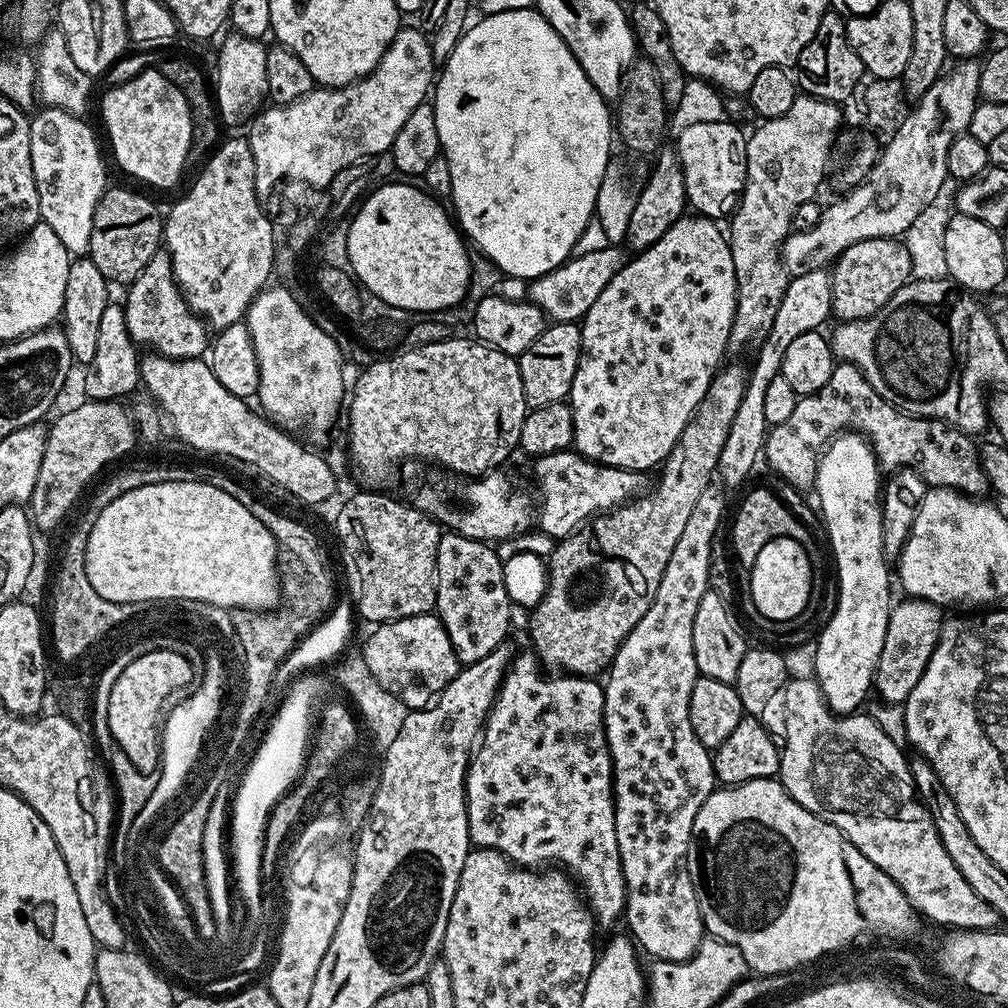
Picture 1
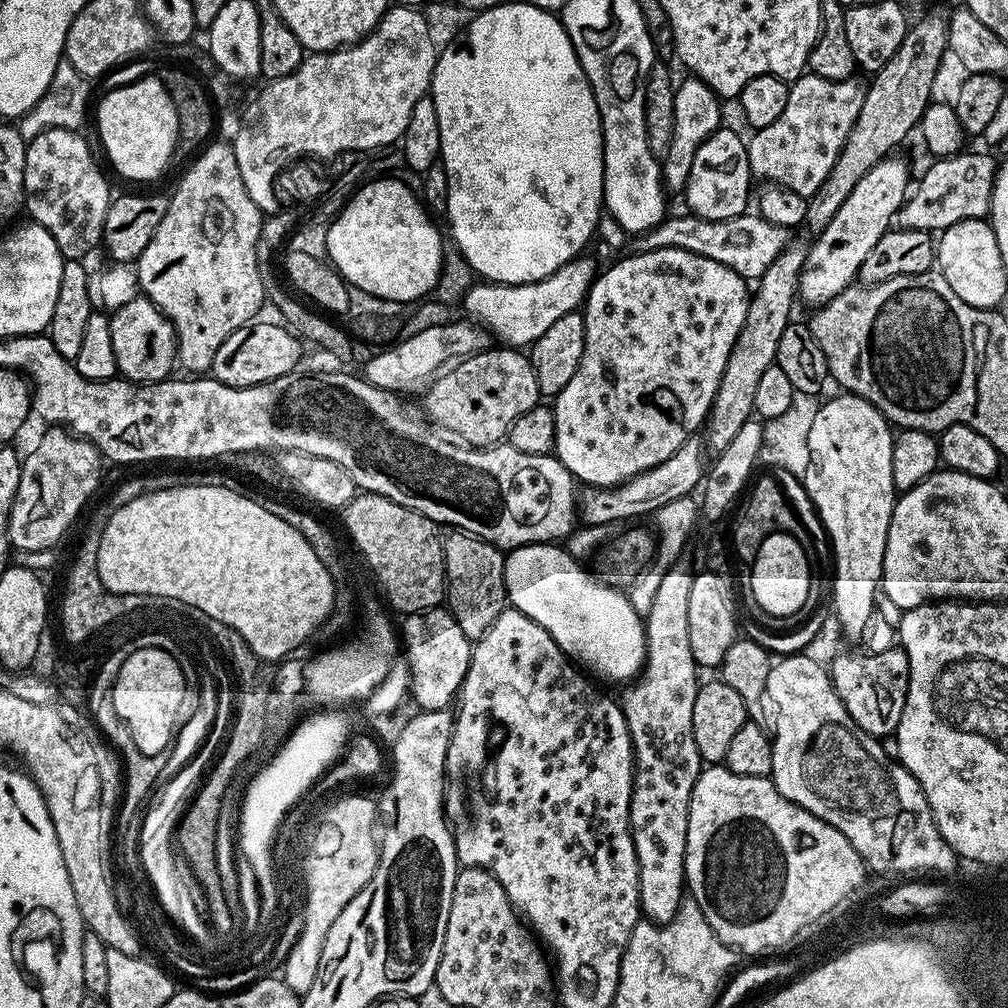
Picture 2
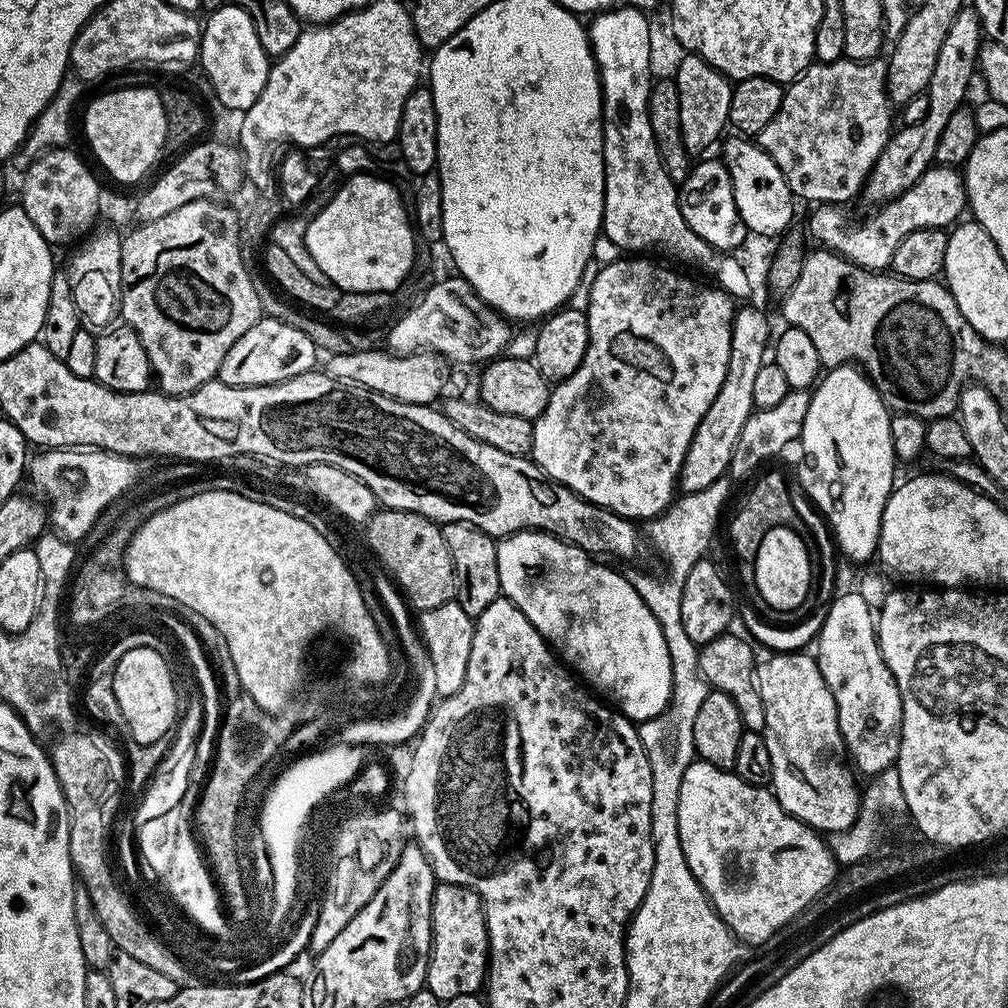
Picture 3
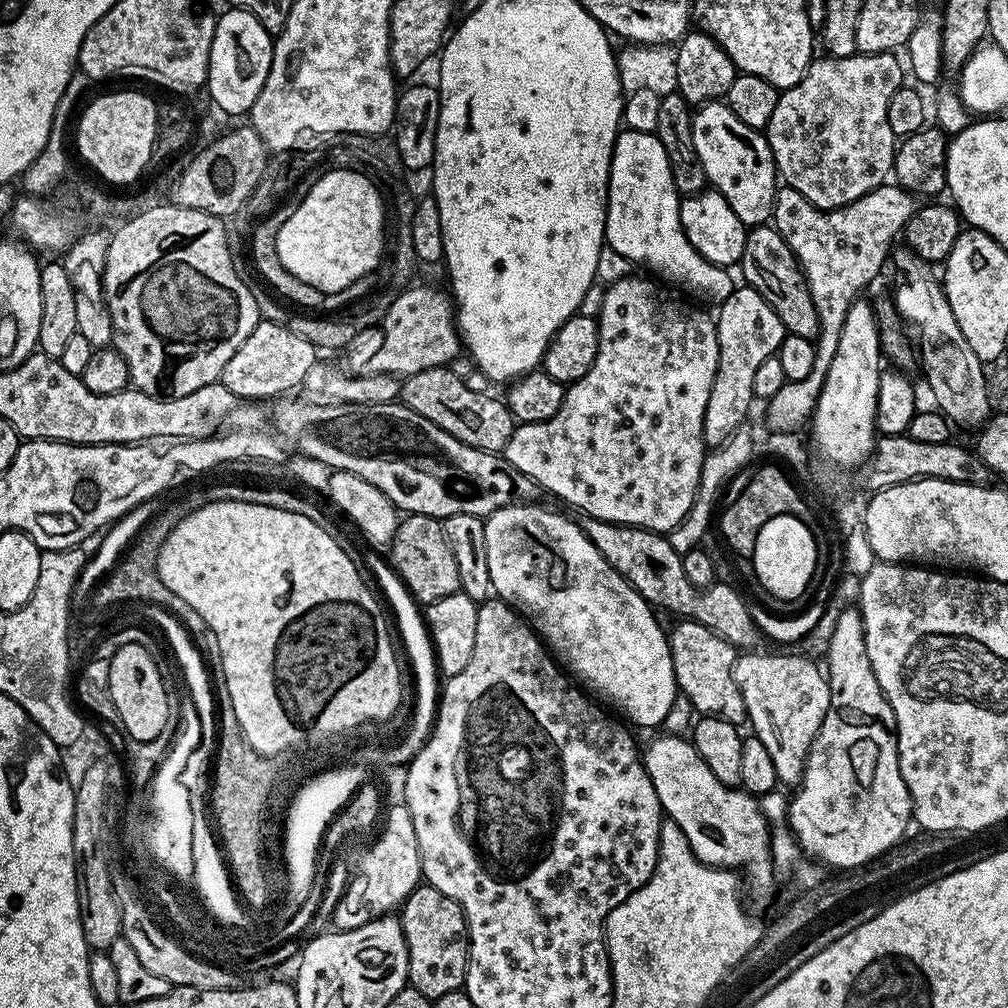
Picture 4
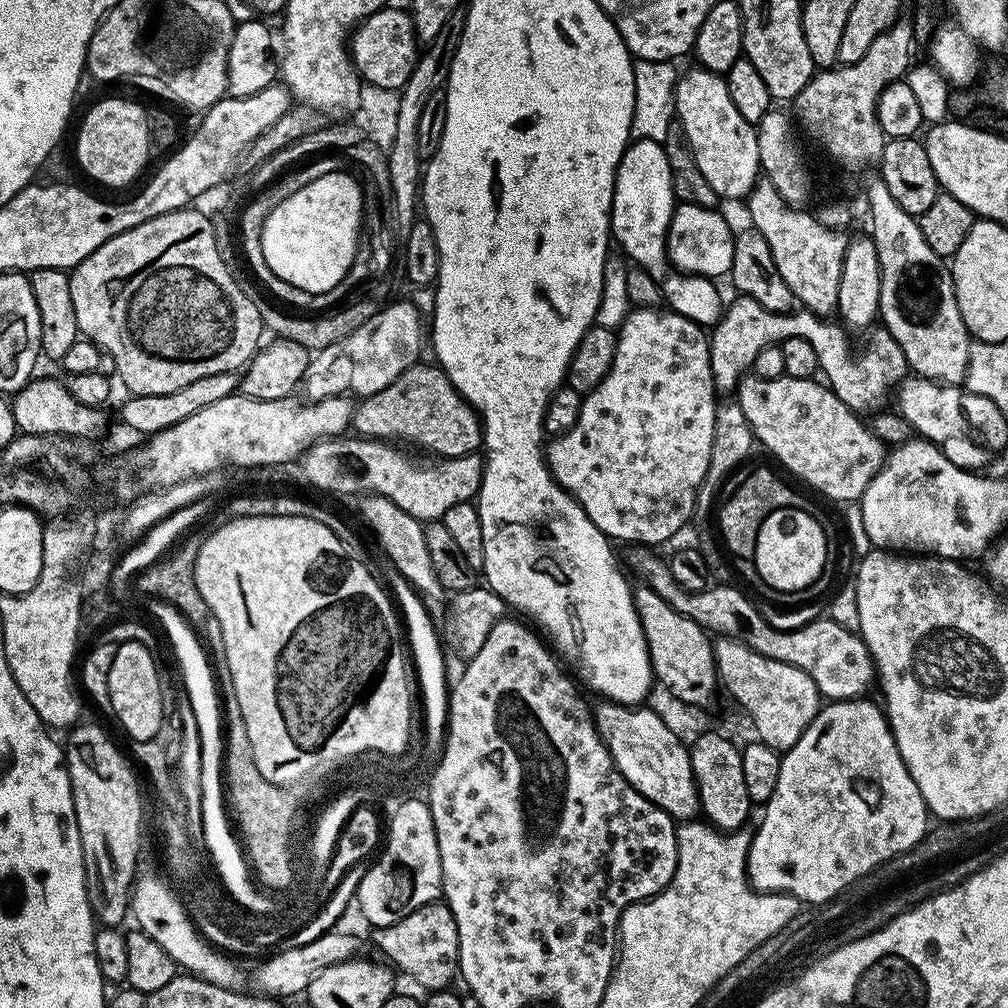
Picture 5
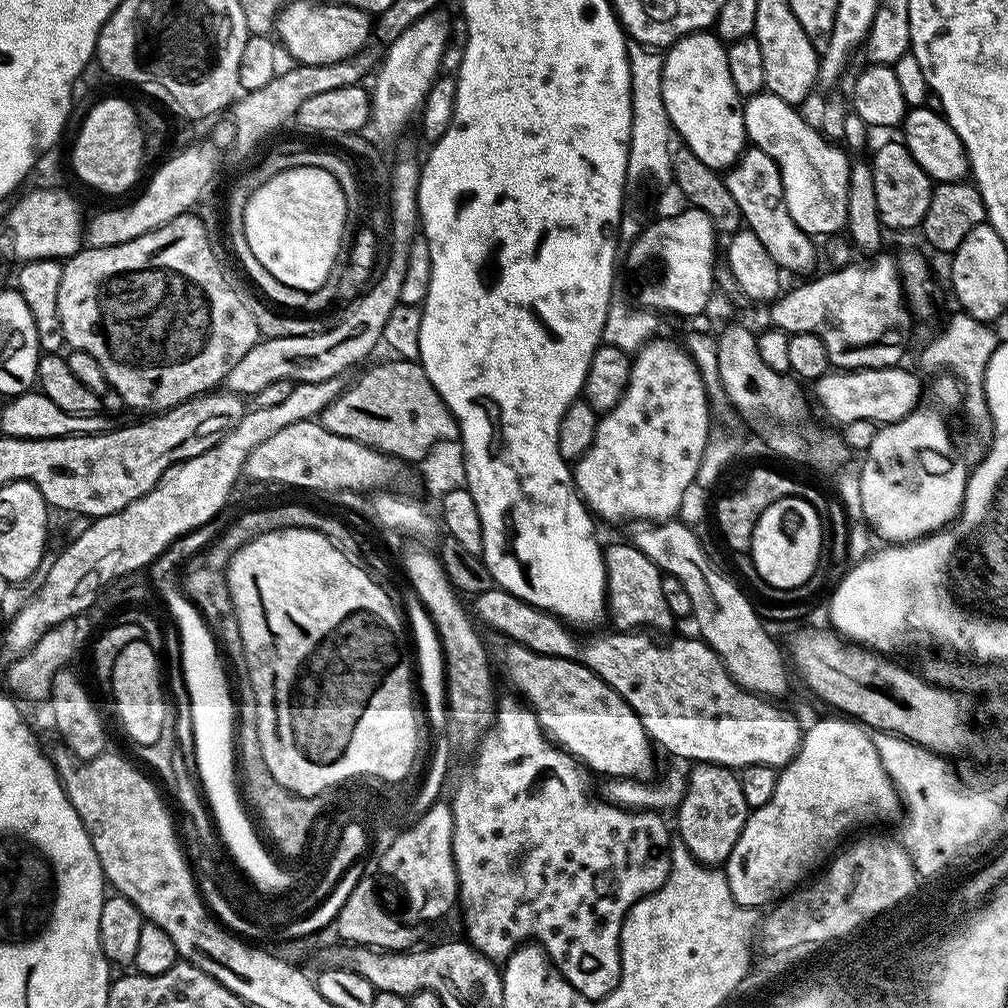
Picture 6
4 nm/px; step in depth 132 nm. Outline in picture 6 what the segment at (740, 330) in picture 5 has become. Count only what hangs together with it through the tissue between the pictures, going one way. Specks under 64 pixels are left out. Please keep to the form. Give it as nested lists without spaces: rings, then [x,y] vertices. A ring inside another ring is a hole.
[[[876,254],[871,257],[871,260],[873,259],[872,264],[859,264],[859,262],[853,262],[851,264],[846,265],[846,267],[844,267],[844,268],[837,268],[835,270],[828,270],[828,271],[826,271],[827,273],[825,274],[825,276],[813,275],[811,278],[808,278],[808,279],[813,278],[813,280],[808,280],[805,282],[805,284],[800,284],[797,286],[797,288],[790,289],[789,292],[787,289],[787,291],[785,291],[783,294],[779,295],[779,296],[777,296],[775,300],[771,301],[769,308],[772,308],[772,309],[770,309],[768,312],[769,318],[772,319],[772,320],[769,320],[771,327],[781,328],[784,332],[789,333],[789,334],[794,333],[794,332],[801,332],[802,334],[814,334],[818,338],[822,338],[822,342],[826,346],[826,354],[828,355],[829,365],[831,365],[831,367],[836,370],[843,370],[845,372],[850,372],[850,371],[860,371],[863,368],[895,368],[895,367],[897,367],[897,365],[899,365],[901,363],[901,361],[903,361],[900,359],[903,358],[904,351],[906,351],[908,348],[908,335],[910,335],[912,332],[912,323],[914,323],[914,317],[913,317],[912,313],[908,311],[908,306],[907,306],[907,303],[904,299],[903,291],[900,287],[900,265],[898,263],[897,257],[895,255],[893,255],[893,256],[880,256],[880,255],[881,254]]]

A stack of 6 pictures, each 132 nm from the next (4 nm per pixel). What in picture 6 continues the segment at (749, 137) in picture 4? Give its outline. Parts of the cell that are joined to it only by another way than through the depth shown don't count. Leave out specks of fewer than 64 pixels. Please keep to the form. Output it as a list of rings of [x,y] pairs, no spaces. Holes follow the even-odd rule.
[[[715,31],[691,32],[688,36],[674,41],[664,52],[662,102],[666,102],[666,114],[670,114],[675,135],[684,139],[681,140],[683,147],[698,154],[698,158],[702,158],[706,166],[727,170],[740,159],[748,140],[743,122],[744,105],[738,90],[734,90],[733,80],[730,79],[730,62],[725,41],[721,40]]]

